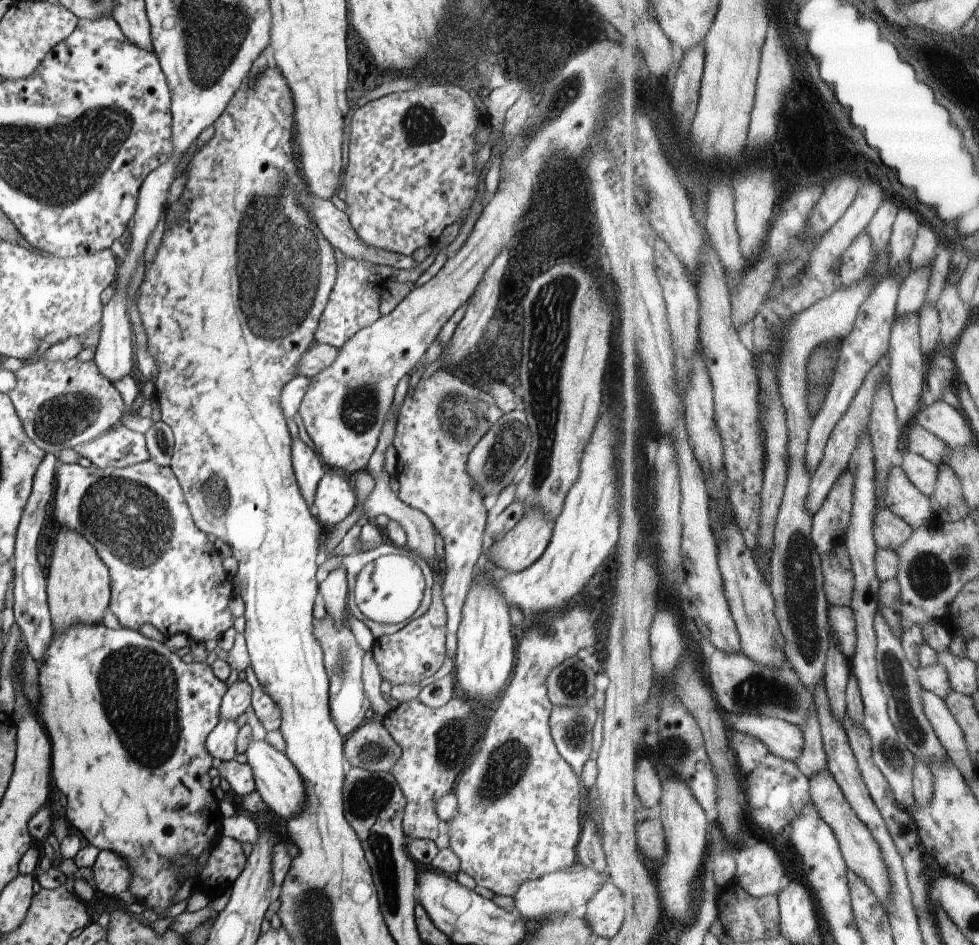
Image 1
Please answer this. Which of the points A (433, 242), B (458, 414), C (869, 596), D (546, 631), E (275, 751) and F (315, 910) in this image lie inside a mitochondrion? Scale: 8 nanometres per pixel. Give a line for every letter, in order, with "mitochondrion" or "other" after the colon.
A: other
B: mitochondrion
C: other
D: mitochondrion
E: other
F: mitochondrion

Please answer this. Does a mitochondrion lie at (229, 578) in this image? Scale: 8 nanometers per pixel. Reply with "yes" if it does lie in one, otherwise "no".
no

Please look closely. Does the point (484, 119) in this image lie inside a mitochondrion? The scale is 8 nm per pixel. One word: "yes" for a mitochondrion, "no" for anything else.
no

